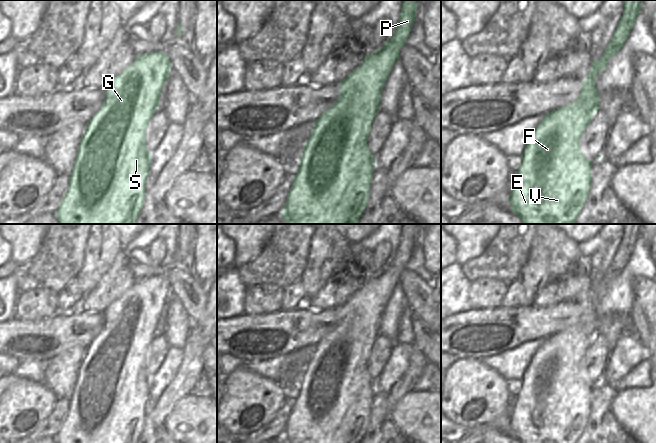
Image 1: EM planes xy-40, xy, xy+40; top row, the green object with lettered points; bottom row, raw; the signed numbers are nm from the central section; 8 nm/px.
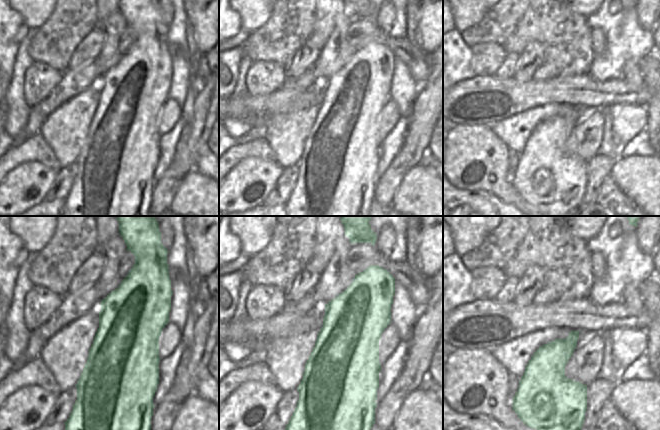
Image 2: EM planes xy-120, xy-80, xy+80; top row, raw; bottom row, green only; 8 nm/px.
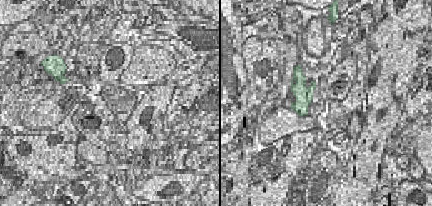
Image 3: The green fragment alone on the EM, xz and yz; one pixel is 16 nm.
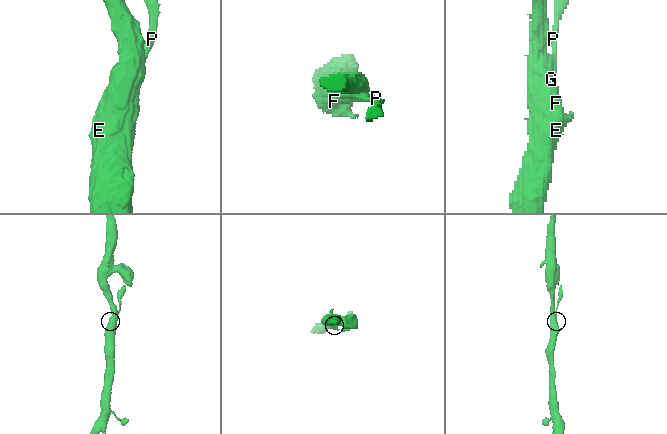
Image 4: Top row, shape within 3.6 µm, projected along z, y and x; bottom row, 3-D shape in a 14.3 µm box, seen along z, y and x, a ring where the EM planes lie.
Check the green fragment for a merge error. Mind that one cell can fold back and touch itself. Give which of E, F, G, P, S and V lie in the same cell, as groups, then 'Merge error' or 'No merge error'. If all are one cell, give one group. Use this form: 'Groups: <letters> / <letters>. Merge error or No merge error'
Groups: E F G P S V. No merge error.

